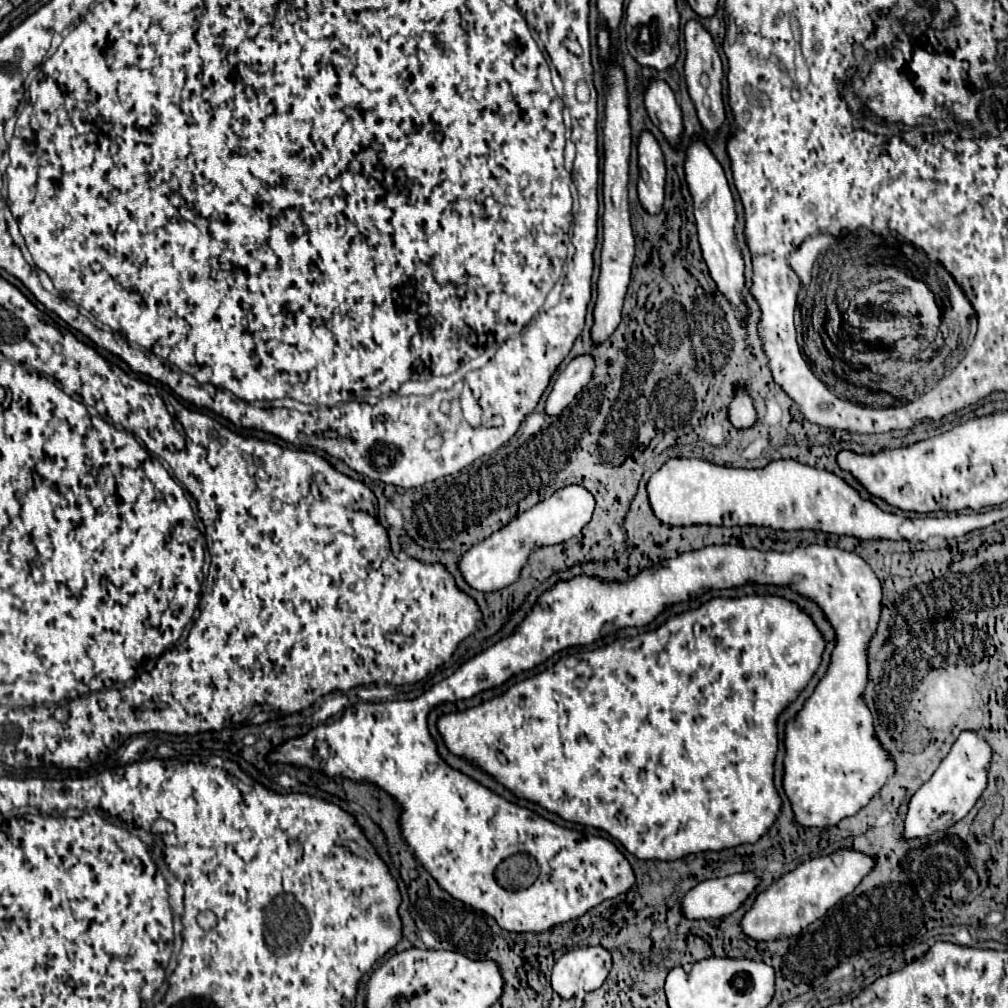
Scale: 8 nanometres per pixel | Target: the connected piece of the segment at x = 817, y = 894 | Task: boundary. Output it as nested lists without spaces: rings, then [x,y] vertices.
[[[843,847],[825,857],[803,861],[797,869],[783,875],[767,891],[759,893],[753,907],[745,913],[741,927],[743,933],[757,941],[773,941],[779,937],[797,935],[809,923],[821,919],[839,899],[853,893],[861,879],[875,867],[875,857]]]

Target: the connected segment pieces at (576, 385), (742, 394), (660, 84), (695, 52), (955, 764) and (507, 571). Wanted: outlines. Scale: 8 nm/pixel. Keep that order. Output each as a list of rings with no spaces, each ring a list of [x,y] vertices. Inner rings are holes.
[[[579,355],[561,371],[547,397],[545,409],[549,415],[559,415],[577,397],[589,379],[593,379],[593,367],[595,359],[591,355]]]
[[[737,389],[735,391],[735,399],[729,407],[729,421],[739,427],[751,427],[755,423],[755,407],[753,407],[753,399],[749,397],[749,393],[745,389]]]
[[[655,79],[647,85],[645,109],[649,113],[649,119],[663,131],[667,141],[675,145],[679,139],[679,133],[683,131],[683,117],[681,117],[681,109],[677,105],[675,93],[665,81]]]
[[[693,19],[687,21],[683,27],[683,37],[685,37],[685,81],[687,81],[687,89],[689,89],[689,95],[695,103],[699,121],[703,123],[703,127],[711,135],[715,135],[719,125],[725,121],[725,105],[723,105],[723,97],[721,97],[721,77],[723,77],[721,59],[719,59],[719,53],[715,49],[711,35],[707,33],[707,29],[699,21],[693,21]]]
[[[963,731],[955,741],[951,753],[941,761],[941,765],[933,773],[933,777],[927,783],[923,783],[919,791],[911,797],[901,837],[903,839],[927,837],[961,821],[973,809],[973,805],[977,803],[979,795],[987,785],[989,761],[991,761],[991,747],[975,731]]]
[[[569,485],[555,491],[549,499],[543,499],[541,503],[537,503],[537,507],[531,507],[529,511],[517,515],[505,527],[495,531],[489,539],[471,547],[459,563],[463,577],[471,587],[479,591],[497,591],[515,583],[533,549],[565,543],[575,537],[591,521],[593,507],[593,495],[579,485]]]

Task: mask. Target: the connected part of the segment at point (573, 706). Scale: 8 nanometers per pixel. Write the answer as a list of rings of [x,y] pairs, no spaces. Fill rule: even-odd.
[[[753,595],[745,599],[711,599],[695,611],[671,617],[657,631],[649,631],[629,639],[617,639],[607,647],[583,651],[577,657],[573,655],[567,659],[559,659],[551,669],[521,683],[515,683],[501,697],[493,697],[491,701],[461,713],[443,715],[437,721],[437,727],[451,753],[469,759],[473,765],[493,775],[517,797],[539,803],[541,807],[557,813],[565,821],[591,825],[607,831],[639,859],[673,861],[689,853],[721,851],[727,847],[737,847],[741,843],[755,843],[777,819],[781,811],[781,799],[773,785],[773,761],[777,755],[777,715],[809,683],[821,663],[823,647],[823,637],[813,625],[813,619],[803,613],[795,603],[785,601],[783,597]],[[497,751],[503,753],[507,763],[499,763],[497,759],[493,759],[491,753]]]

